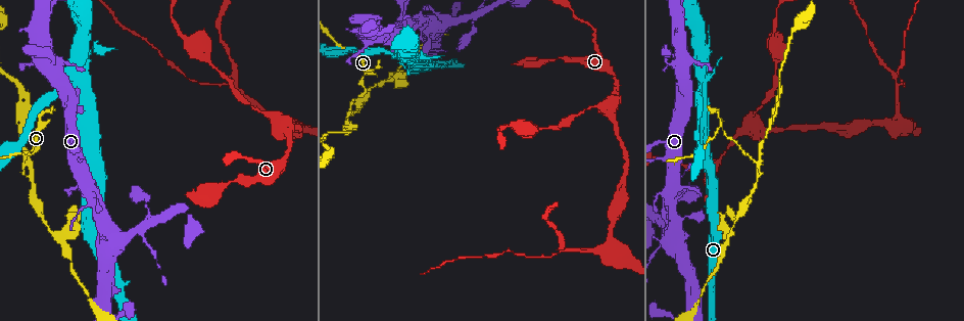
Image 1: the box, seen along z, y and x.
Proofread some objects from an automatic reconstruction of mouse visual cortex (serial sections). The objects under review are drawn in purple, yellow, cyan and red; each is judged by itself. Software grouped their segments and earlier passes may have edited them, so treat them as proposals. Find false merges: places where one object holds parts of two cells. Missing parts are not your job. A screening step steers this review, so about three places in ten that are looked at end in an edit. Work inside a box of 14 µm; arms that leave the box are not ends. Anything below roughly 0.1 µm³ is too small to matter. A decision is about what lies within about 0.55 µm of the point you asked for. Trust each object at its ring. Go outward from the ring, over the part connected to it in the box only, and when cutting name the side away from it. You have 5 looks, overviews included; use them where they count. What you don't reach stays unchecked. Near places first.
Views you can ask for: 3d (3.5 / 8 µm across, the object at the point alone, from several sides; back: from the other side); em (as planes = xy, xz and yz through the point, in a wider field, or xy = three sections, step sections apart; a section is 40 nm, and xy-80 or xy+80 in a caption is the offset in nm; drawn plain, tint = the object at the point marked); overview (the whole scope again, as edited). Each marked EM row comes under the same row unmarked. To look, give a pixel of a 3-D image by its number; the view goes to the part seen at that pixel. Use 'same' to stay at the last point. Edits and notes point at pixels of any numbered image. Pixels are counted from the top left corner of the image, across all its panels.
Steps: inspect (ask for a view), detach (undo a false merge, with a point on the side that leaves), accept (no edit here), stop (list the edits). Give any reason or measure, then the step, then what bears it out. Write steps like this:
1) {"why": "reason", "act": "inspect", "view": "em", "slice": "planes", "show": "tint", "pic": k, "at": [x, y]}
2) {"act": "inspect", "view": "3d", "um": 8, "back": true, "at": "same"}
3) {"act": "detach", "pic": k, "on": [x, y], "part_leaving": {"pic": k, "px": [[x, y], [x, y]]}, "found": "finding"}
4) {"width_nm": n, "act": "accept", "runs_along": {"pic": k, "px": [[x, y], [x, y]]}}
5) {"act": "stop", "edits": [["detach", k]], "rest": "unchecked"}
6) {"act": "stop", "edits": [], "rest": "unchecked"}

{"why": "small branch off a trunk", "act": "inspect", "view": "3d", "um": 8, "pic": 1, "at": [662, 221]}

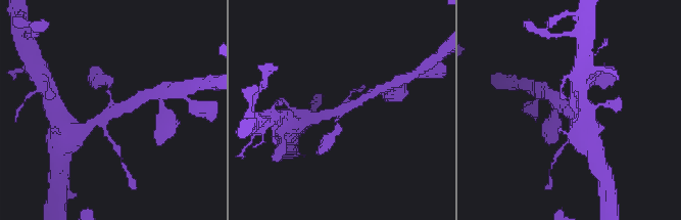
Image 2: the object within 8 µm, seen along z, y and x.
{"arms": 4, "arm_widths_nm": [100, 150, 350, 350], "why": "now the EM", "act": "inspect", "view": "em", "slice": "xy", "step": 5, "show": "tint", "pic": 2, "at": [339, 111]}

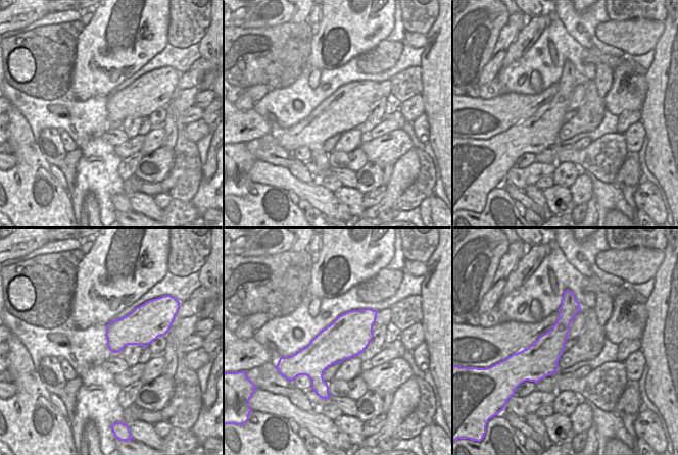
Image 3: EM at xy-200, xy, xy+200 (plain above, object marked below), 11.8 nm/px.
{"act": "accept", "runs_along": {"pic": 2, "px": [[87, 127], [135, 99]]}, "found": "continuous, no second cell"}

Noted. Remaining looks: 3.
{"why": "abrupt turn", "act": "inspect", "view": "3d", "um": 3.5, "pic": 1, "at": [78, 78]}

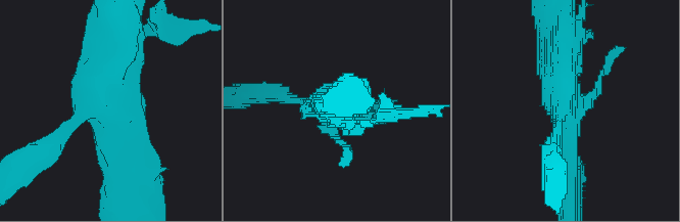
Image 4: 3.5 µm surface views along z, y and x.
{"act": "inspect", "view": "em", "slice": "xy", "step": 2, "show": "tint", "pic": 4, "at": [564, 104]}

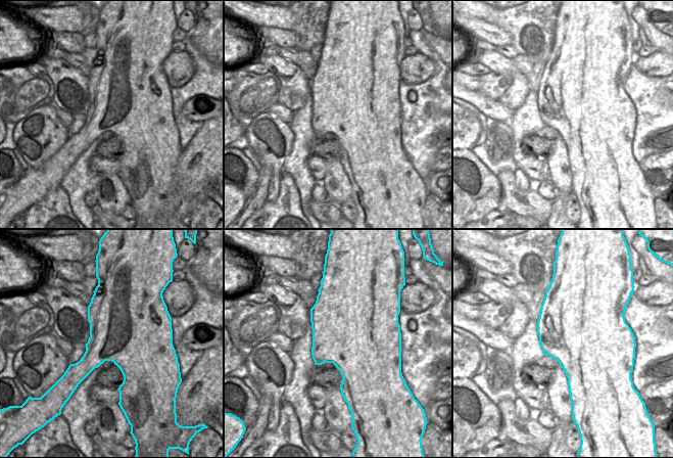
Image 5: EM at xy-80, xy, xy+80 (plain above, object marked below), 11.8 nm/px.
{"act": "accept", "runs_along": {"pic": 4, "px": [[125, 170], [103, 106], [115, 38]]}, "found": "all the same cell"}

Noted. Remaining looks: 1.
{"act": "stop", "edits": [], "rest": "unchecked"}

